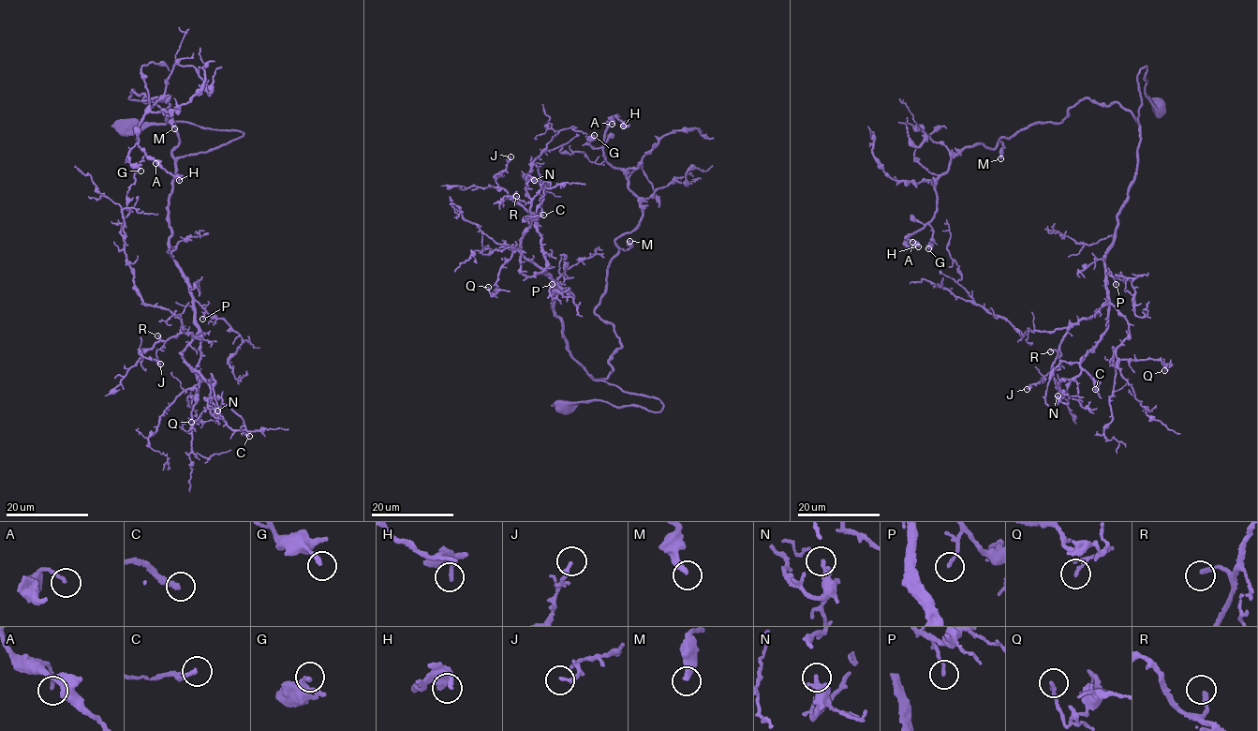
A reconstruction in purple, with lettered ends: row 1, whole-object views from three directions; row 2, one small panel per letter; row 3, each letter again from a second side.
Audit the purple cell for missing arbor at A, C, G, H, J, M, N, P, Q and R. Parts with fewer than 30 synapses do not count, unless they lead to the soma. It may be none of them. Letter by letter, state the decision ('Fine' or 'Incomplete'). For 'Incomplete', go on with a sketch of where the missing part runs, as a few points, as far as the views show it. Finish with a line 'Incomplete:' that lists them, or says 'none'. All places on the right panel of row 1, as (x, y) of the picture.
A: Fine
C: Incomplete. Course of what is missing: (1095, 389), (1088, 375), (1064, 359), (1065, 341), (1050, 346), (1035, 330), (1010, 322)
G: Fine
H: Fine
J: Fine
M: Fine
N: Fine
P: Fine
Q: Fine
R: Incomplete. Course of what is missing: (1050, 351), (1030, 356), (1014, 354), (1005, 340), (995, 333), (982, 303), (973, 296)
Incomplete: C, R

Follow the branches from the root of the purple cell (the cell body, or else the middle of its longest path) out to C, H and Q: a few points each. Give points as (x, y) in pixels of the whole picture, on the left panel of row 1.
C: (124, 126), (244, 134), (179, 157), (168, 212), (198, 330), (183, 360), (249, 436)
H: (124, 126), (243, 132), (175, 157), (170, 104), (131, 89), (167, 98), (136, 143), (179, 180)
Q: (124, 126), (187, 122), (244, 134), (175, 162), (170, 255), (201, 342), (191, 422)

